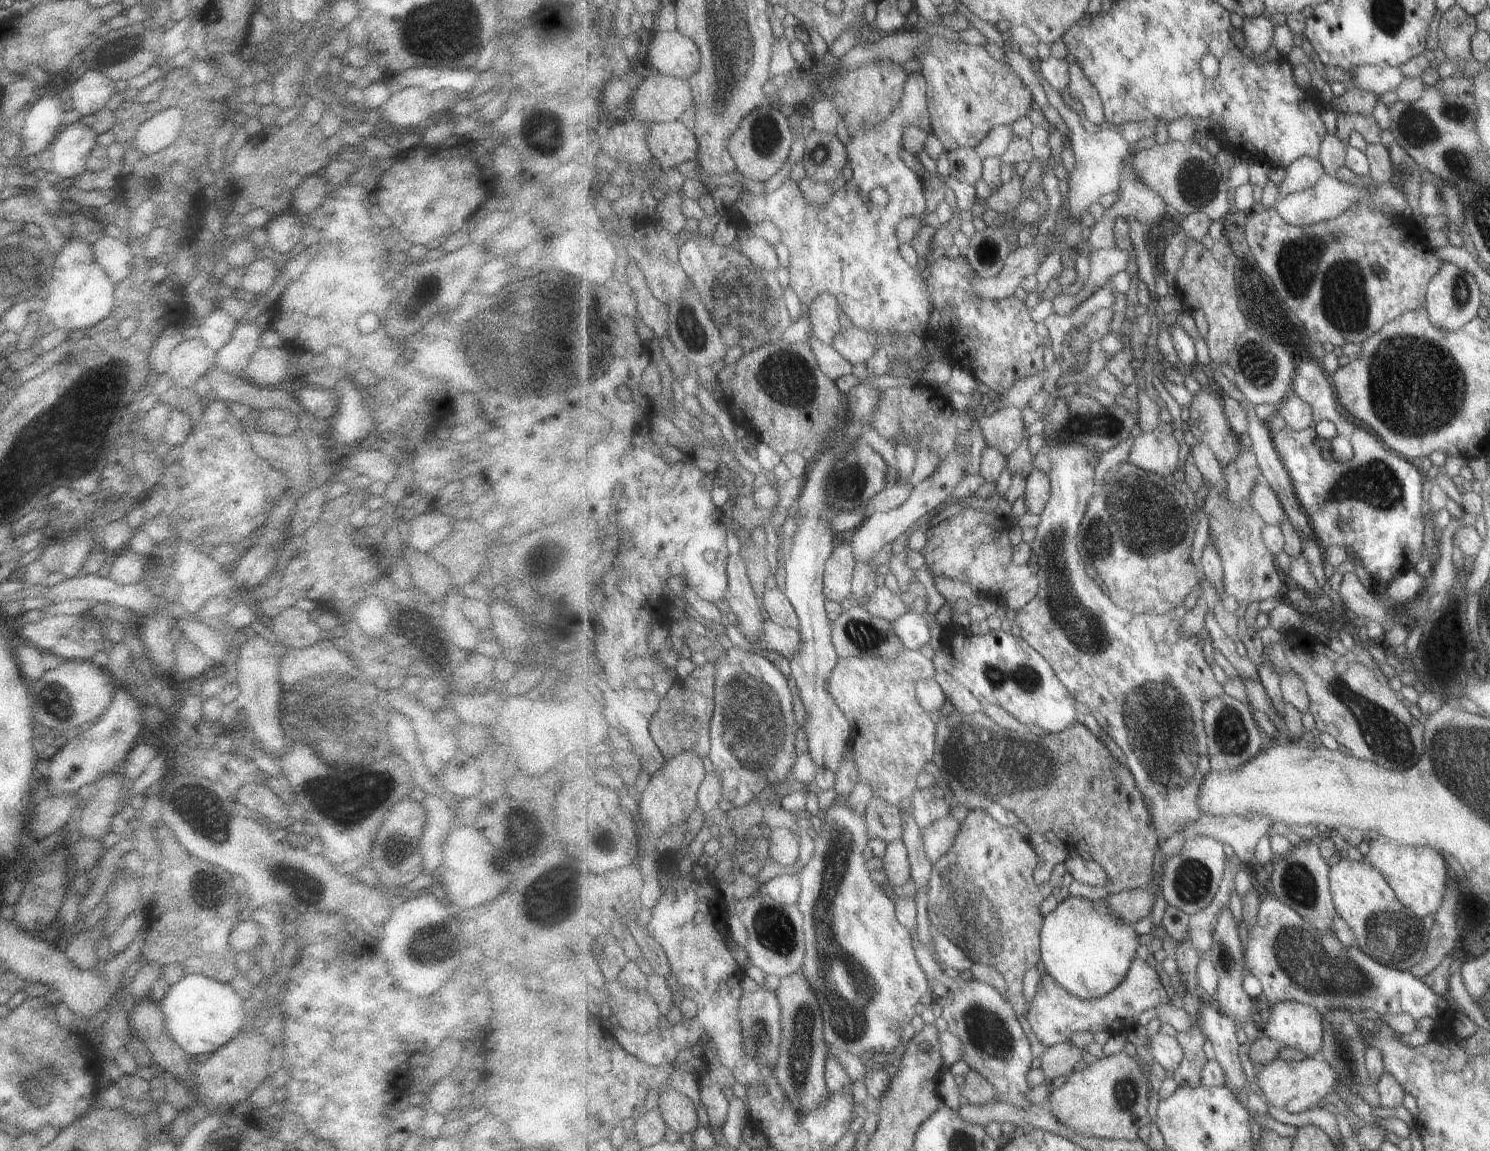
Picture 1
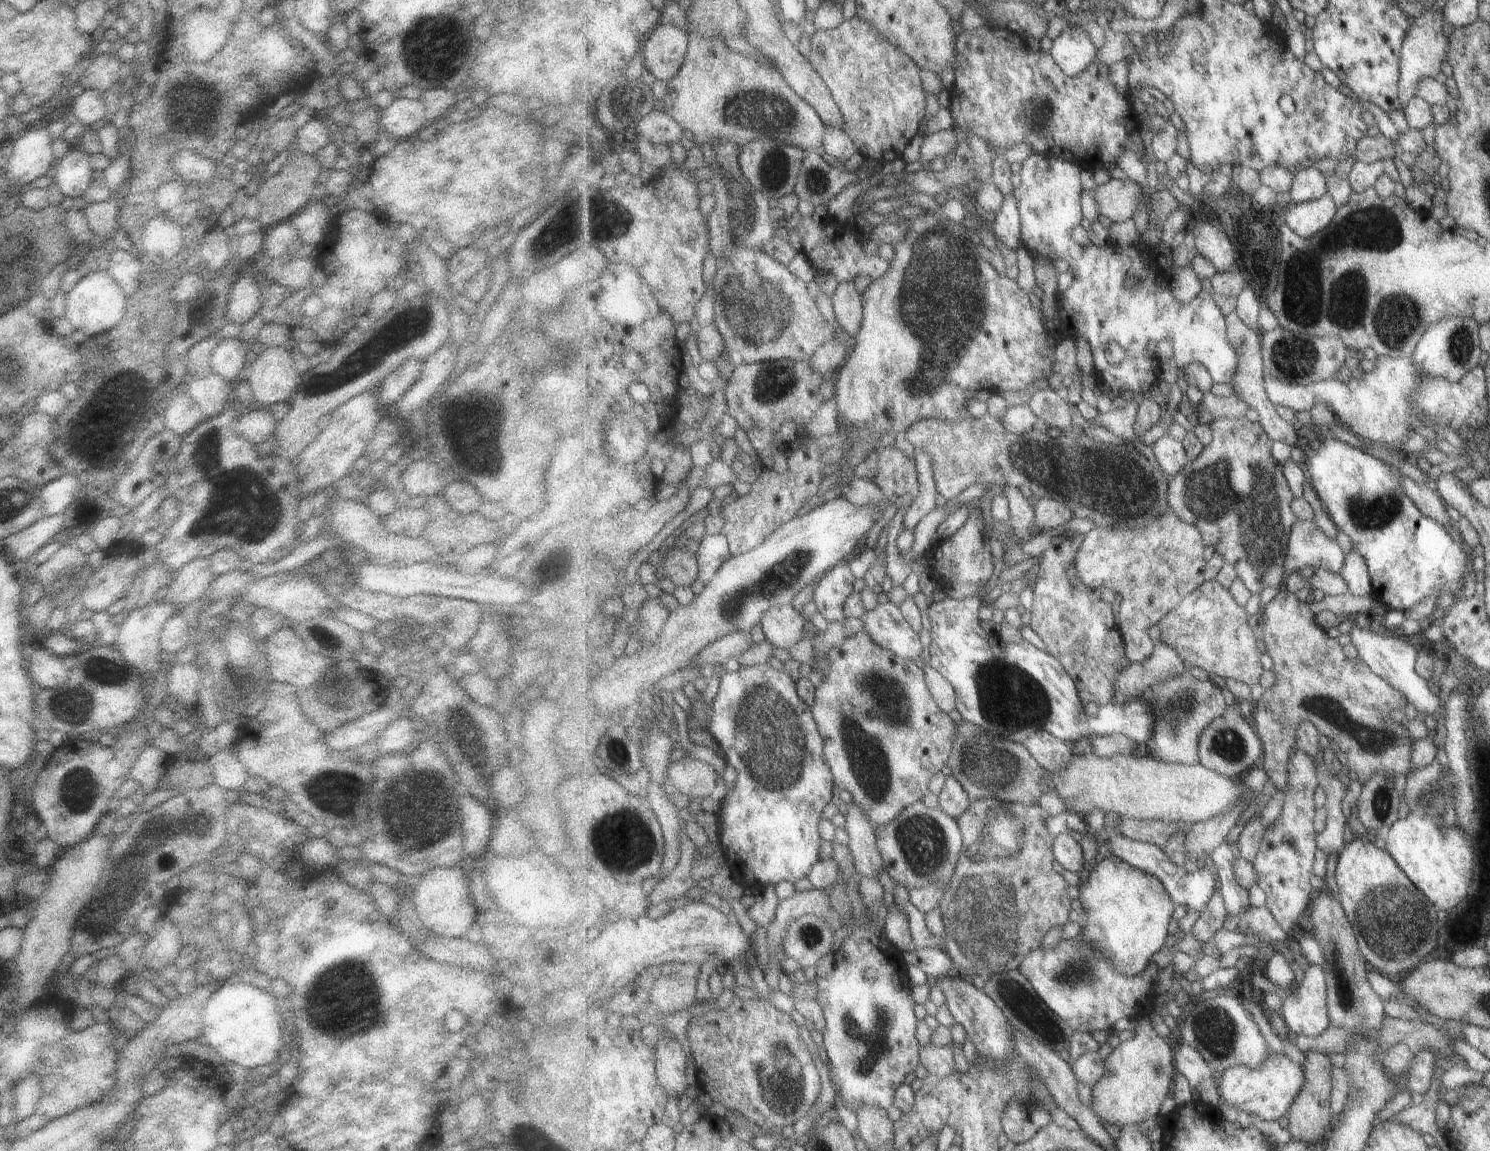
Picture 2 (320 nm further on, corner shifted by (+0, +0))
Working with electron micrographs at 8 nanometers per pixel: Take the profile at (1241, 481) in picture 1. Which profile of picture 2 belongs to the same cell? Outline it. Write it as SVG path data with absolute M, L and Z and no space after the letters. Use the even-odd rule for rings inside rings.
M1213 416L1209 426L1213 429L1214 439L1195 460L1189 460L1185 468L1181 469L1179 475L1171 478L1170 487L1168 488L1168 498L1171 503L1171 509L1175 510L1177 516L1180 516L1181 519L1197 525L1200 528L1201 534L1204 537L1204 546L1213 546L1215 552L1217 551L1223 555L1227 563L1234 564L1239 576L1245 580L1245 583L1253 593L1257 594L1267 586L1282 588L1284 579L1287 578L1287 572L1284 566L1288 556L1290 532L1292 531L1292 526L1300 518L1293 512L1292 502L1296 496L1292 493L1289 484L1287 484L1287 479L1283 476L1282 464L1279 464L1275 461L1275 458L1271 456L1271 446L1273 446L1274 440L1268 435L1268 432L1261 423L1248 420L1247 416L1234 419Z

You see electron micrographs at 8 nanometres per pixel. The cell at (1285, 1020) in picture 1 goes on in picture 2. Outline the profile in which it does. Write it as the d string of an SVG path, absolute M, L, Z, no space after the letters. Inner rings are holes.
M1310 965L1301 985L1293 987L1280 1010L1290 1034L1316 1037L1332 1025L1328 1011L1328 978L1320 965Z

